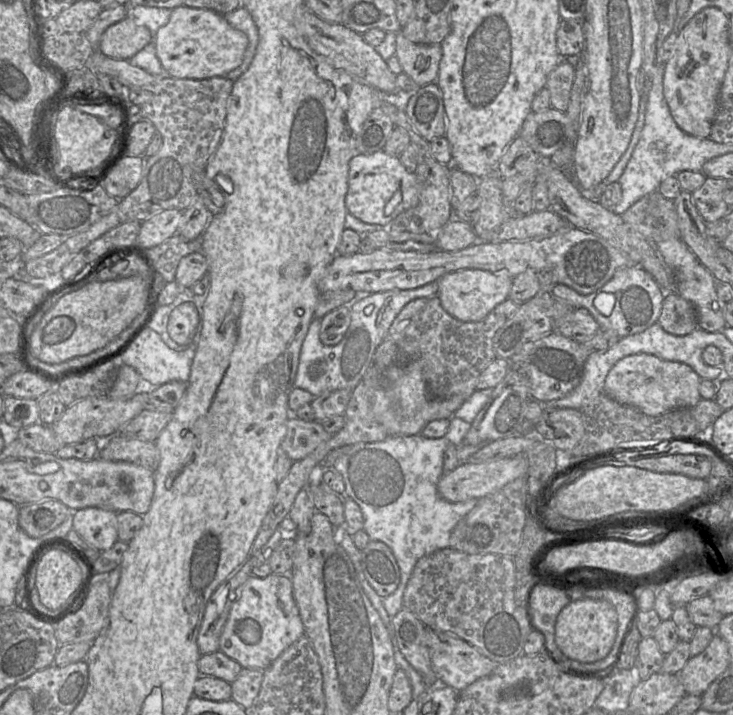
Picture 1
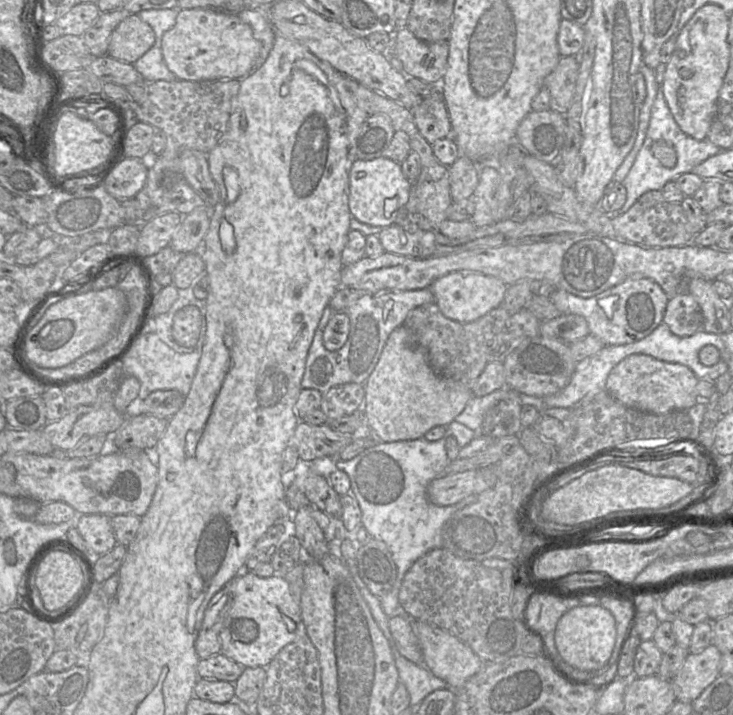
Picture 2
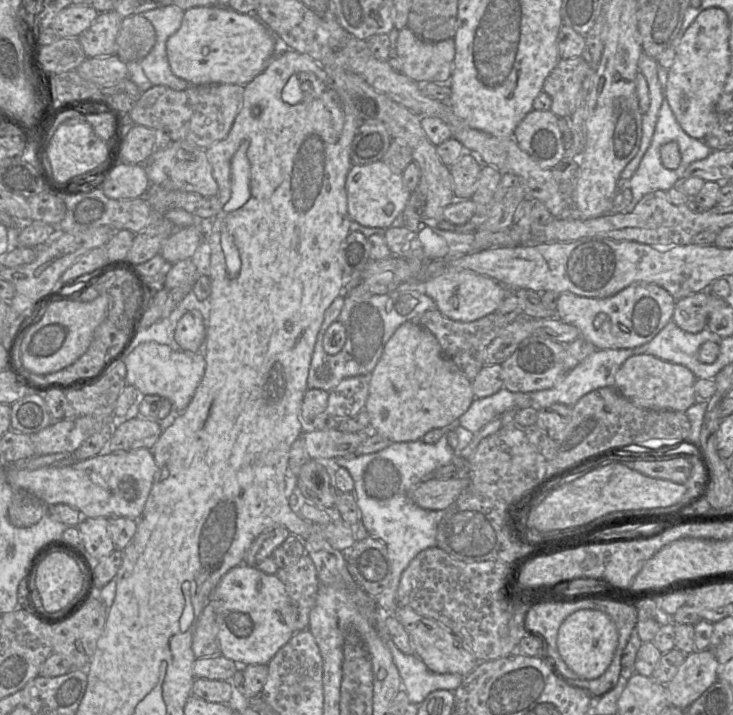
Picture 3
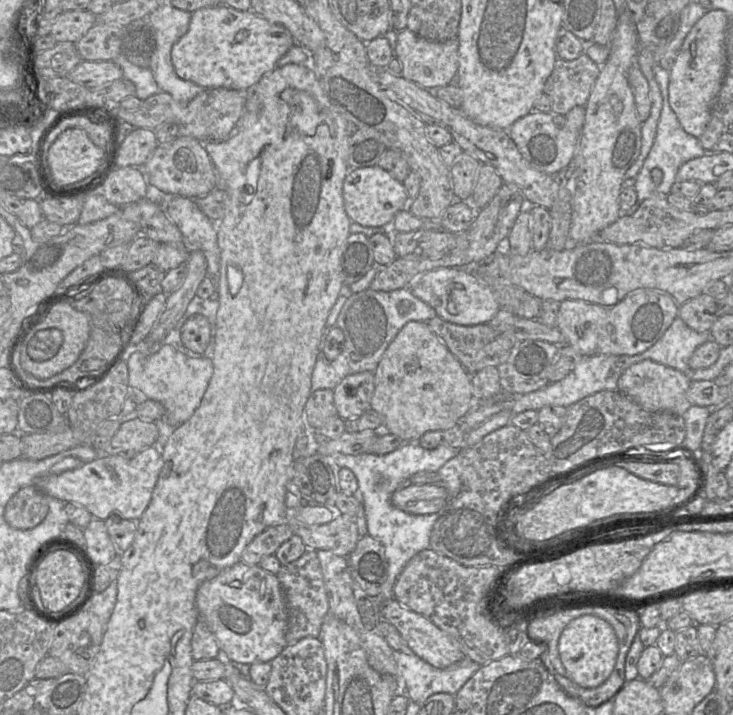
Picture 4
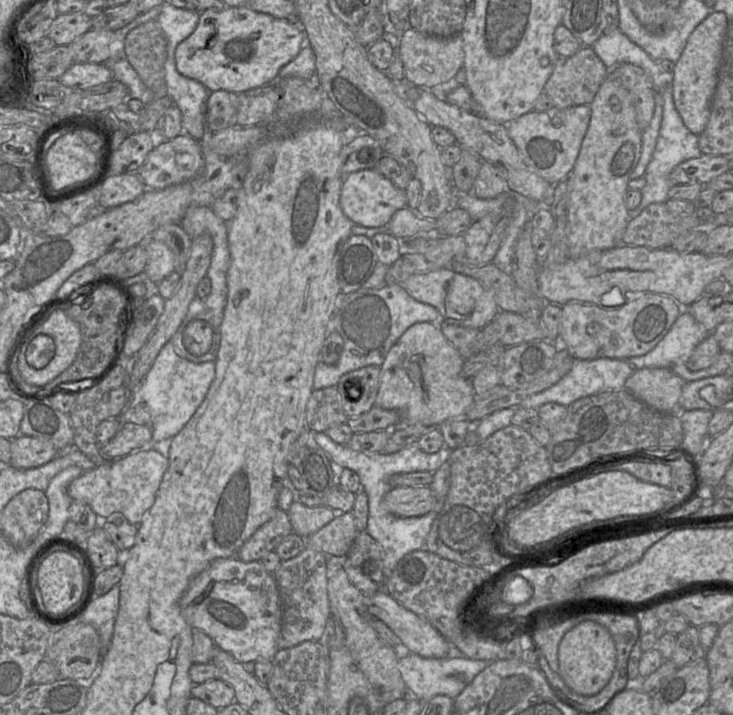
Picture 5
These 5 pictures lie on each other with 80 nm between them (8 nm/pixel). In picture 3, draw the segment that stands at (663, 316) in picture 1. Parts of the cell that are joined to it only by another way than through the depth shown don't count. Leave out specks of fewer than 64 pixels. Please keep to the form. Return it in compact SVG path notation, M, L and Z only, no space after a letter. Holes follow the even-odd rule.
M700 292L675 302L672 321L683 331L696 334L706 329L711 313L710 293Z

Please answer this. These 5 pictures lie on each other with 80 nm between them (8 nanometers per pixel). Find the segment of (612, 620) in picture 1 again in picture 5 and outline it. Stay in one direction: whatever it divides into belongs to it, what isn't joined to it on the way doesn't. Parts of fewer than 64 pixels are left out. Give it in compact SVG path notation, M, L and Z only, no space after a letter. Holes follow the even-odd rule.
M583 621L570 629L562 638L559 649L559 675L575 693L592 696L599 693L610 681L616 665L616 649L608 630L594 622Z

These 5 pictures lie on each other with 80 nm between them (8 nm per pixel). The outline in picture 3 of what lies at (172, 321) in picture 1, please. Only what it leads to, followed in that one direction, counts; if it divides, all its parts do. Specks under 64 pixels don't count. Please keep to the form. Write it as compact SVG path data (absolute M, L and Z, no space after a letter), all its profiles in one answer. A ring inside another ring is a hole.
M190 310L180 318L174 338L184 352L202 352L206 341L206 326L199 310Z

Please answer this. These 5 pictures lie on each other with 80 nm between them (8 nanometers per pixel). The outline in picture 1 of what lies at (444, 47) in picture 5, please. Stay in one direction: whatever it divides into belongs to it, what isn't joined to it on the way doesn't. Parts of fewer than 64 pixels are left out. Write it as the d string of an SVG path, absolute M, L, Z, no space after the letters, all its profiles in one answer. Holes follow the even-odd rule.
M397 33L396 55L409 75L420 87L436 82L439 65L443 55L441 44L419 45Z

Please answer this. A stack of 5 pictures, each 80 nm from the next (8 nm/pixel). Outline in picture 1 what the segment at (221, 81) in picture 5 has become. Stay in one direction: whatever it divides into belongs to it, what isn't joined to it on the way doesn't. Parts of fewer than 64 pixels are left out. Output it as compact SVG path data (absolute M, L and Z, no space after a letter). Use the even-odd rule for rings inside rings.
M181 5L171 9L166 25L156 34L156 54L168 74L177 79L224 77L243 61L246 34L233 28L224 15L212 10Z

